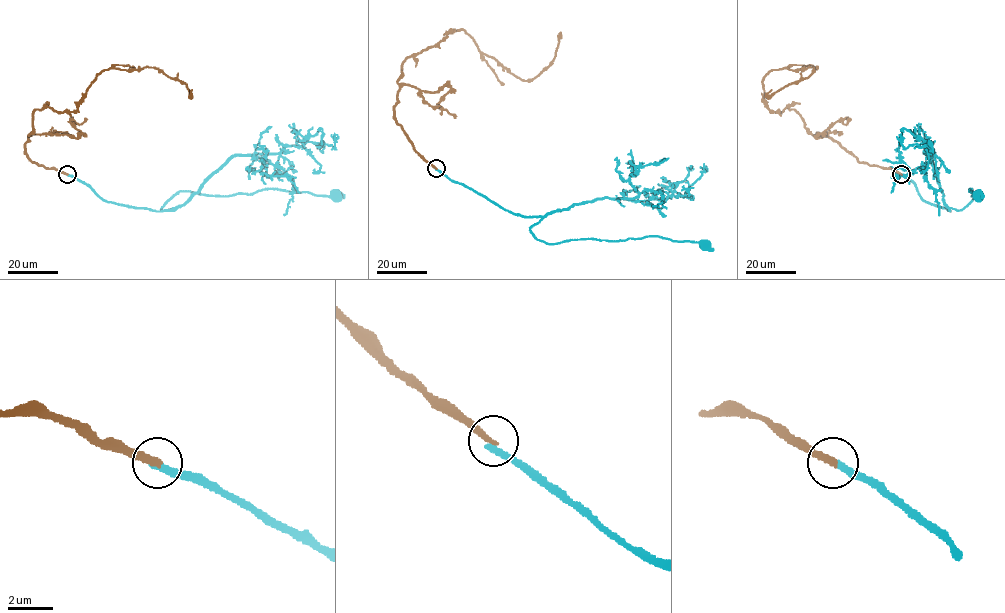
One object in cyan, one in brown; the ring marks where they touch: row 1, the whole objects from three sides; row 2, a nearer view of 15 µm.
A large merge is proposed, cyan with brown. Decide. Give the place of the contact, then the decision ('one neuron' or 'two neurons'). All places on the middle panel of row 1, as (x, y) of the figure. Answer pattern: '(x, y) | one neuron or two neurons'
(436, 168) | two neurons

